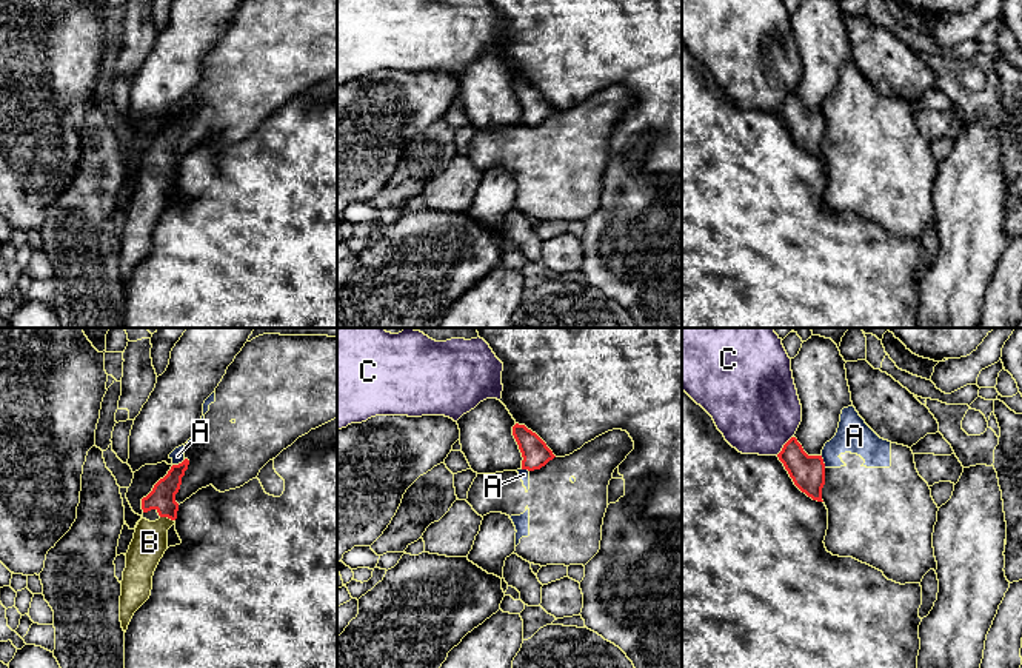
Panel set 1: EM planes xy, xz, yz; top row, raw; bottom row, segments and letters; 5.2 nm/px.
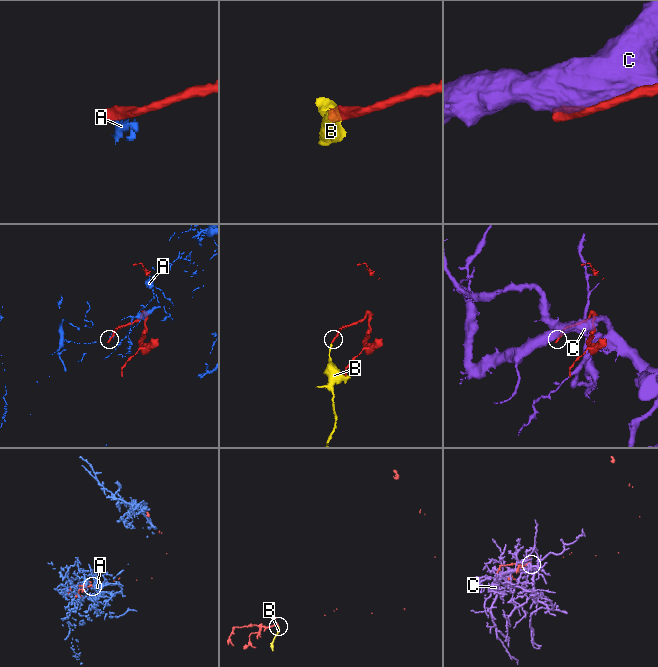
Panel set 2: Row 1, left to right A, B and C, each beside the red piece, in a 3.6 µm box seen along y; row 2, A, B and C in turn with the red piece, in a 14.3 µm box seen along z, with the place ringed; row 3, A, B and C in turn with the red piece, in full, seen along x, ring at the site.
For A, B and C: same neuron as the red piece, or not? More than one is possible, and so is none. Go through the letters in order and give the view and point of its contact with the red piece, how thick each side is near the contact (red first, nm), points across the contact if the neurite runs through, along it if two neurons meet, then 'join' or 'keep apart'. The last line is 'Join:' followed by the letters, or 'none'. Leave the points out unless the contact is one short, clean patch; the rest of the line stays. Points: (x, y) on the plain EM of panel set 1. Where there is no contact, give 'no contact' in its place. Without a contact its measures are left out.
A: meets red in xy at (179, 119); 140 nm thick on the red side, 70 nm on the other; border along xy (185, 114), (173, 120); keep apart
B: meets red in xy at (166, 171); 140 nm thick on the red side, 180 nm on the other; runs through xy (162, 153), (166, 171), (150, 197); join
C: meets red in yz at (784, 100); 180 nm thick on the red side, 460 nm on the other; keep apart
Join: B

